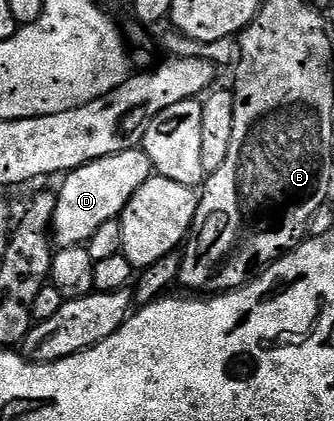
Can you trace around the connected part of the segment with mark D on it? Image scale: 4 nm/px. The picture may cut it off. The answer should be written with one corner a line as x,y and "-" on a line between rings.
143,148
127,149
115,157
103,157
73,169
63,178
56,193
56,211
51,236
57,246
84,245
102,227
102,223
115,221
123,213
126,203
154,176
150,159

